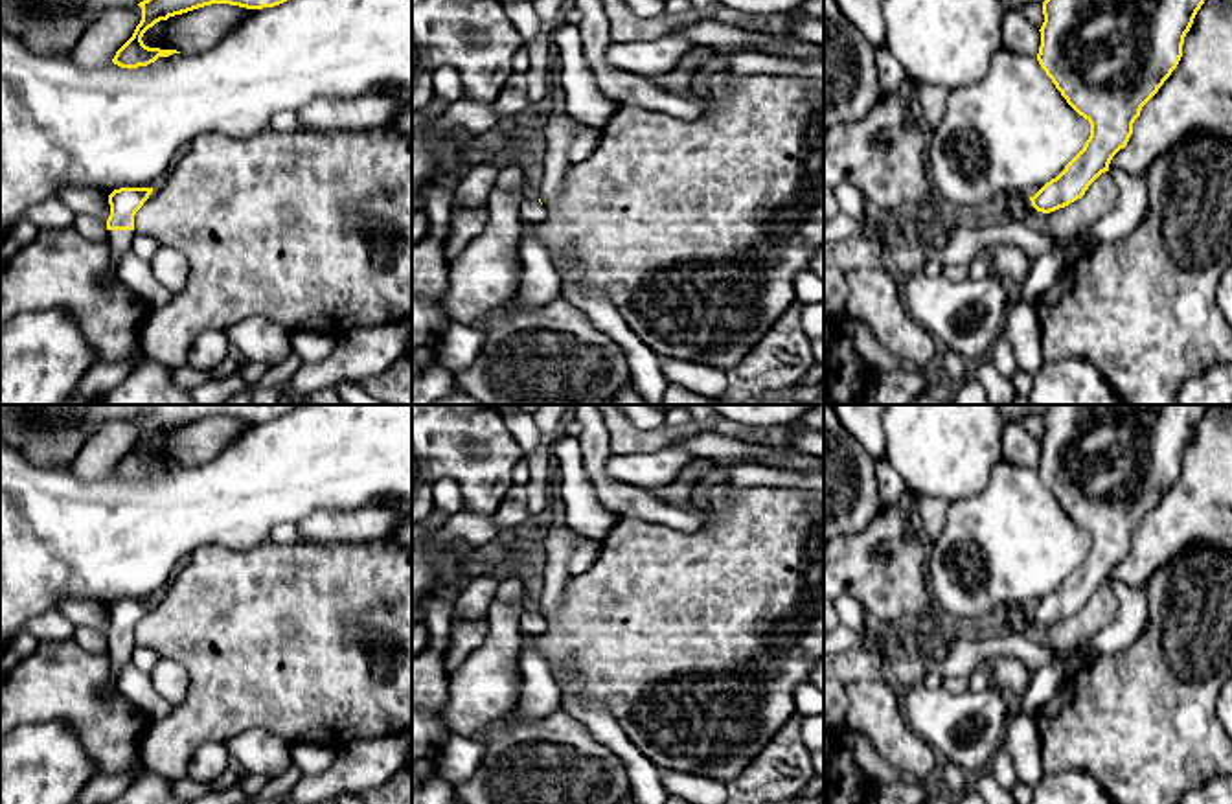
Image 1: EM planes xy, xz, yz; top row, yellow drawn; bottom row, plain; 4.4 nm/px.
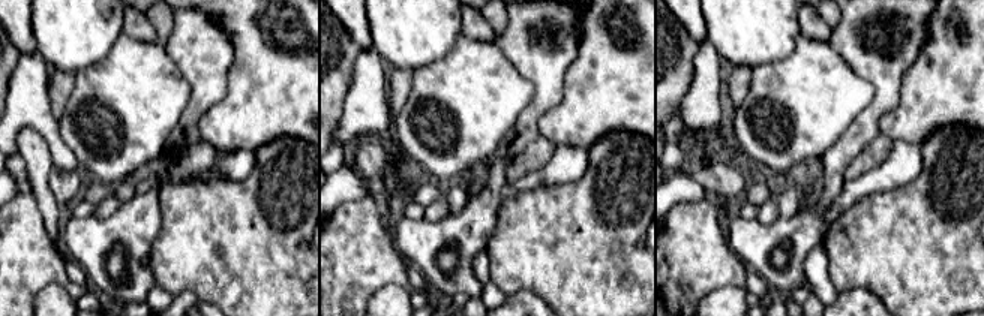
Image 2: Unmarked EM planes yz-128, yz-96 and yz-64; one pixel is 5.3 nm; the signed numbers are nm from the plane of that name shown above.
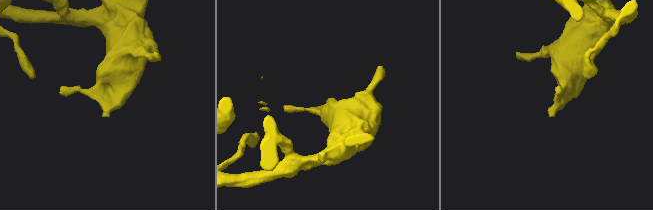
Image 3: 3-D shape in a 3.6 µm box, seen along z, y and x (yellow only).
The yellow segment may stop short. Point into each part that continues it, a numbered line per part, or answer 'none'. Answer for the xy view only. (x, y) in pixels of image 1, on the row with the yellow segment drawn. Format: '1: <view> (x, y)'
1: xy (118, 240)

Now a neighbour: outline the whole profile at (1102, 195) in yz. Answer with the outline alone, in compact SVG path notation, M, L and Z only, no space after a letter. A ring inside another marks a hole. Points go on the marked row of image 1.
M1111 171L1101 173L1085 195L1065 208L1050 213L1037 212L1032 201L1021 195L1002 197L1006 219L1022 223L1052 237L1079 235L1098 219L1107 215L1118 202L1118 186Z

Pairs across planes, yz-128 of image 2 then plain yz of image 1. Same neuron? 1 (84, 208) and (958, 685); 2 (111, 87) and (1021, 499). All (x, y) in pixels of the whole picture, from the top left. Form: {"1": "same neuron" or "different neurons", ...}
{"1": "different neurons", "2": "same neuron"}

